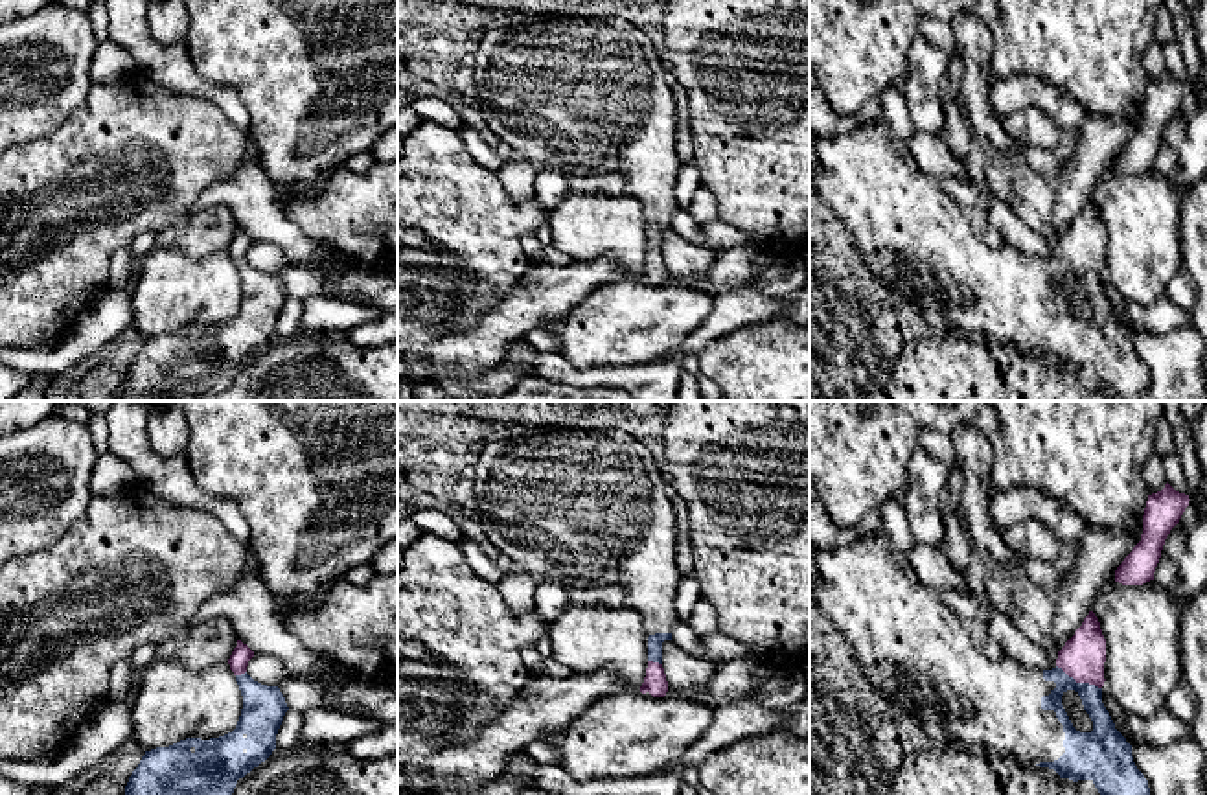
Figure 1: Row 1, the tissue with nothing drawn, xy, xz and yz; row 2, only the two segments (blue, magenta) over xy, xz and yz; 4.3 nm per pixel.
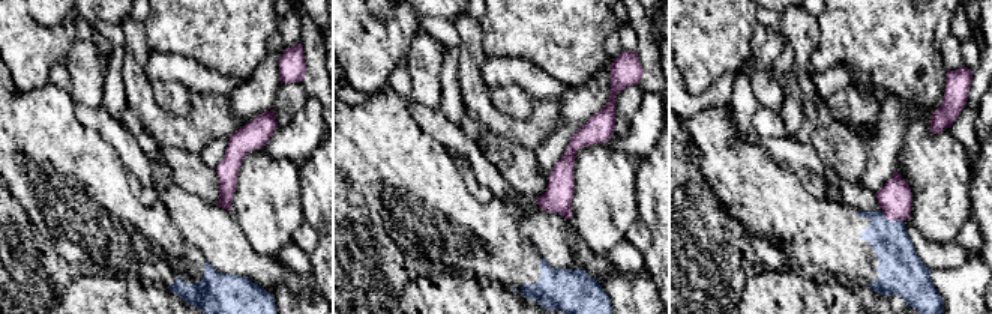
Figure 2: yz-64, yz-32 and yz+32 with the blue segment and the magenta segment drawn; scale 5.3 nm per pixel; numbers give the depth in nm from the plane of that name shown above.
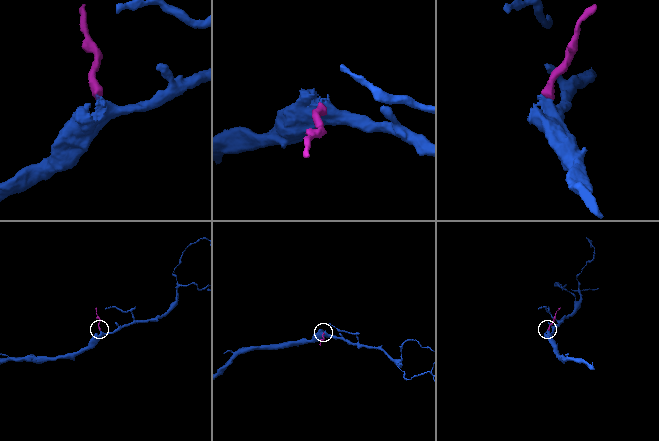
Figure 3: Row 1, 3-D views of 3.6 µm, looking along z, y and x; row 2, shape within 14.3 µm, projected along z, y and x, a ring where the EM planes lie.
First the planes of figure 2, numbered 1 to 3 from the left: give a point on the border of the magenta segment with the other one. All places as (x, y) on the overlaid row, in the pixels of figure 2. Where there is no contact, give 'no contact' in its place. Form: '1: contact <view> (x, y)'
1: no contact
2: no contact
3: contact yz+32 (892, 221)

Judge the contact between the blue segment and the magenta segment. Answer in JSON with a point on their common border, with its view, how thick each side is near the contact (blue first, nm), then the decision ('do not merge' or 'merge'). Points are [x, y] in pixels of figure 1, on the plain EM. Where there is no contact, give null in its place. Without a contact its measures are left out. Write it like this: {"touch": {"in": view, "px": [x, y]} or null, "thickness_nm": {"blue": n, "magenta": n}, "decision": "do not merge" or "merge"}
{"touch": {"in": "yz", "px": [1079, 271]}, "thickness_nm": {"blue": 110, "magenta": 200}, "decision": "merge"}

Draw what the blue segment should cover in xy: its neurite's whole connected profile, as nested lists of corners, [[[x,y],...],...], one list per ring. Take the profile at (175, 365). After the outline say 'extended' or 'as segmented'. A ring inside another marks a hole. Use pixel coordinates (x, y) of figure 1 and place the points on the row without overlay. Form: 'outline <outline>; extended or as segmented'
outline [[[237,228],[228,247],[243,283],[236,317],[219,326],[186,326],[145,339],[125,374],[129,388],[190,399],[223,392],[237,368],[272,342],[289,294],[278,274],[261,272],[247,261],[252,245],[254,239]]]; extended

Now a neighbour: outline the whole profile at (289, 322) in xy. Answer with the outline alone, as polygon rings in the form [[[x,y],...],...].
[[[289,296],[276,322],[278,342],[289,342],[298,337],[305,337],[302,328],[304,300]]]

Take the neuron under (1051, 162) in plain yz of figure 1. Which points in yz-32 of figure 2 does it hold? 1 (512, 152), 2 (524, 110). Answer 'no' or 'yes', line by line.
1: no
2: no

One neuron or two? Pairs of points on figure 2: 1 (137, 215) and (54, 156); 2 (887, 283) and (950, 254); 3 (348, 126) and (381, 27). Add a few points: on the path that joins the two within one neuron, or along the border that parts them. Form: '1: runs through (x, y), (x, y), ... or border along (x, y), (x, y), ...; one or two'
1: runs through (116, 208), (75, 172); one
2: border along (907, 235), (916, 254), (929, 269); two
3: border along (375, 89), (368, 93); two

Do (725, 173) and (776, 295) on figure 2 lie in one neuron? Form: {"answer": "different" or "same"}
{"answer": "different"}

